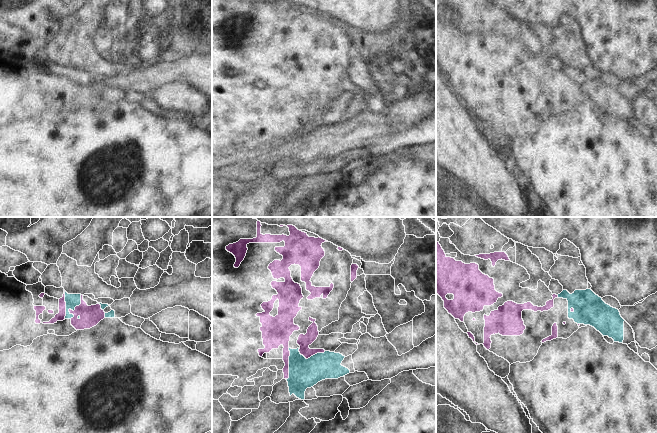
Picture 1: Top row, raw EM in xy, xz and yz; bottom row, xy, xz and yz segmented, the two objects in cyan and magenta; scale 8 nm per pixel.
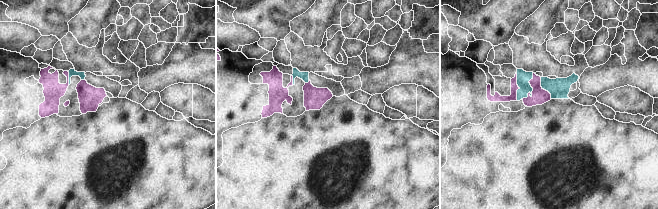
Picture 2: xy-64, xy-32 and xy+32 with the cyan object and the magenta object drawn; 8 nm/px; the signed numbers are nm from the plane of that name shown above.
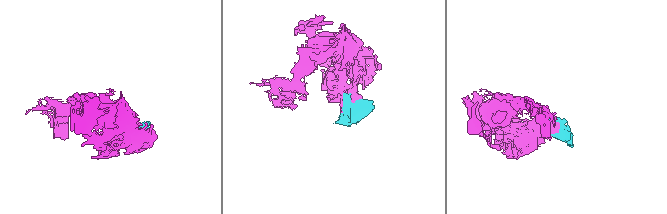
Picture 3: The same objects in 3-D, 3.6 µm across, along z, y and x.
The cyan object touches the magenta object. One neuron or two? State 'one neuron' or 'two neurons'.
two neurons

